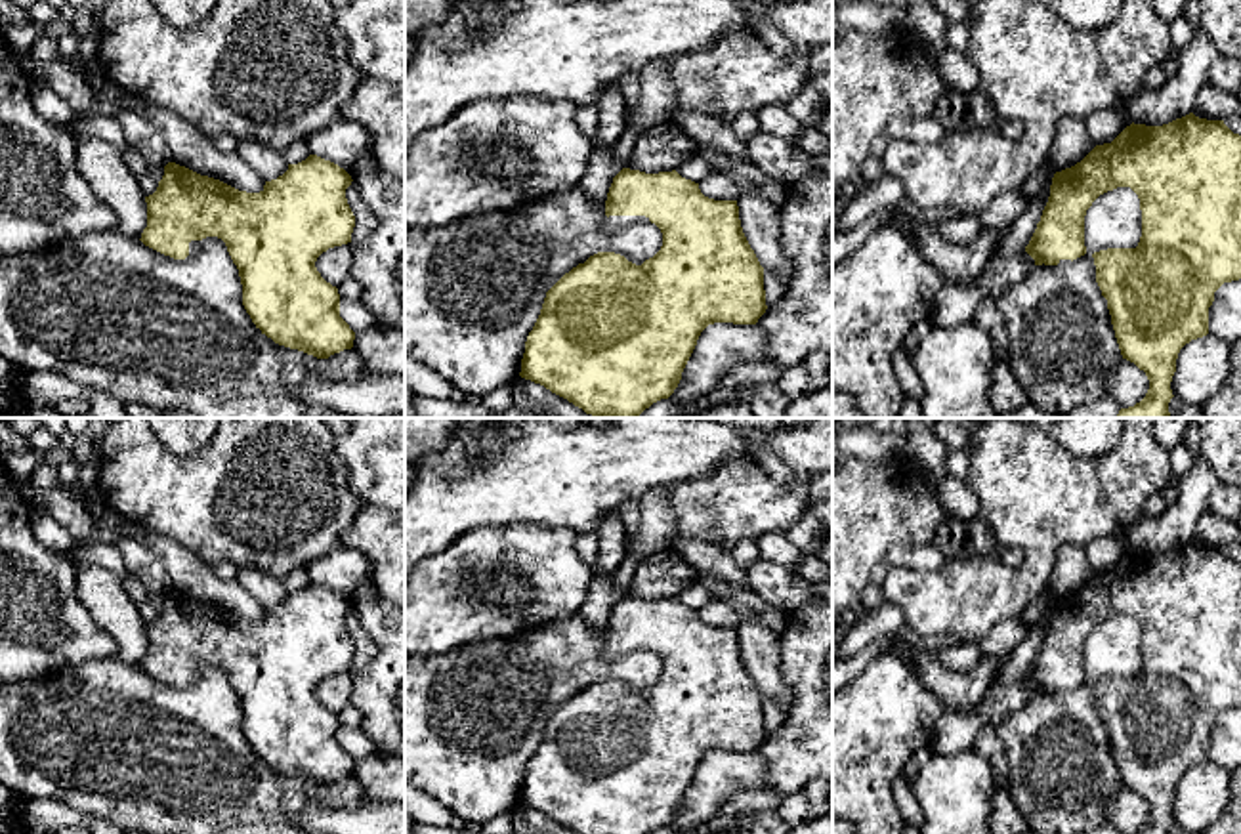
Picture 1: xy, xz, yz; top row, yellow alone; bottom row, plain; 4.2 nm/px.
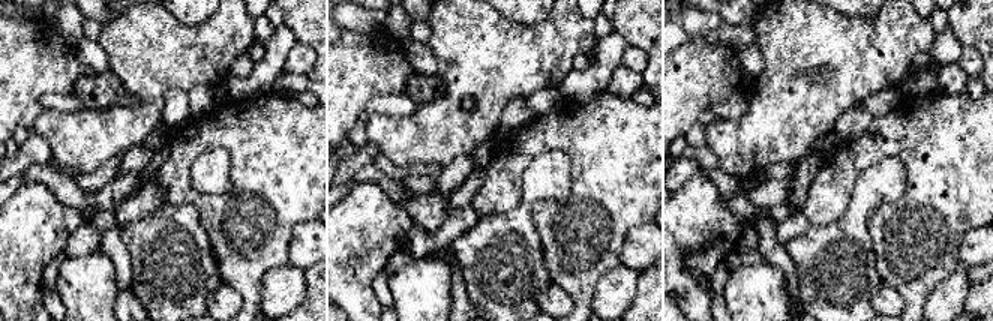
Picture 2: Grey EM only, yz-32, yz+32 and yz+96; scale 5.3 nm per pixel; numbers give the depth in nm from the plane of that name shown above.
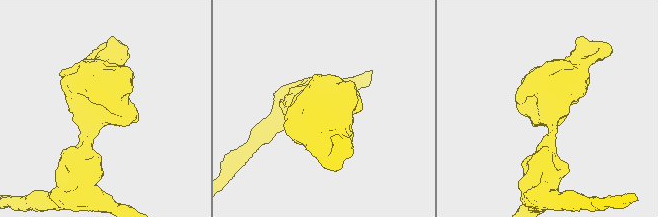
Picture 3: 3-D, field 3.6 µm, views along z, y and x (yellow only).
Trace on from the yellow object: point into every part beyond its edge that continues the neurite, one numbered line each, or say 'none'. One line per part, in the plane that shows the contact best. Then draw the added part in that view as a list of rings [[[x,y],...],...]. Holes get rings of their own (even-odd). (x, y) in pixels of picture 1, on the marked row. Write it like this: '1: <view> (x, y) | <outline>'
1: xz (613, 222) | [[[609,216],[607,218],[609,229],[619,229],[619,227],[632,225],[632,223],[649,223],[649,218],[645,216]]]

